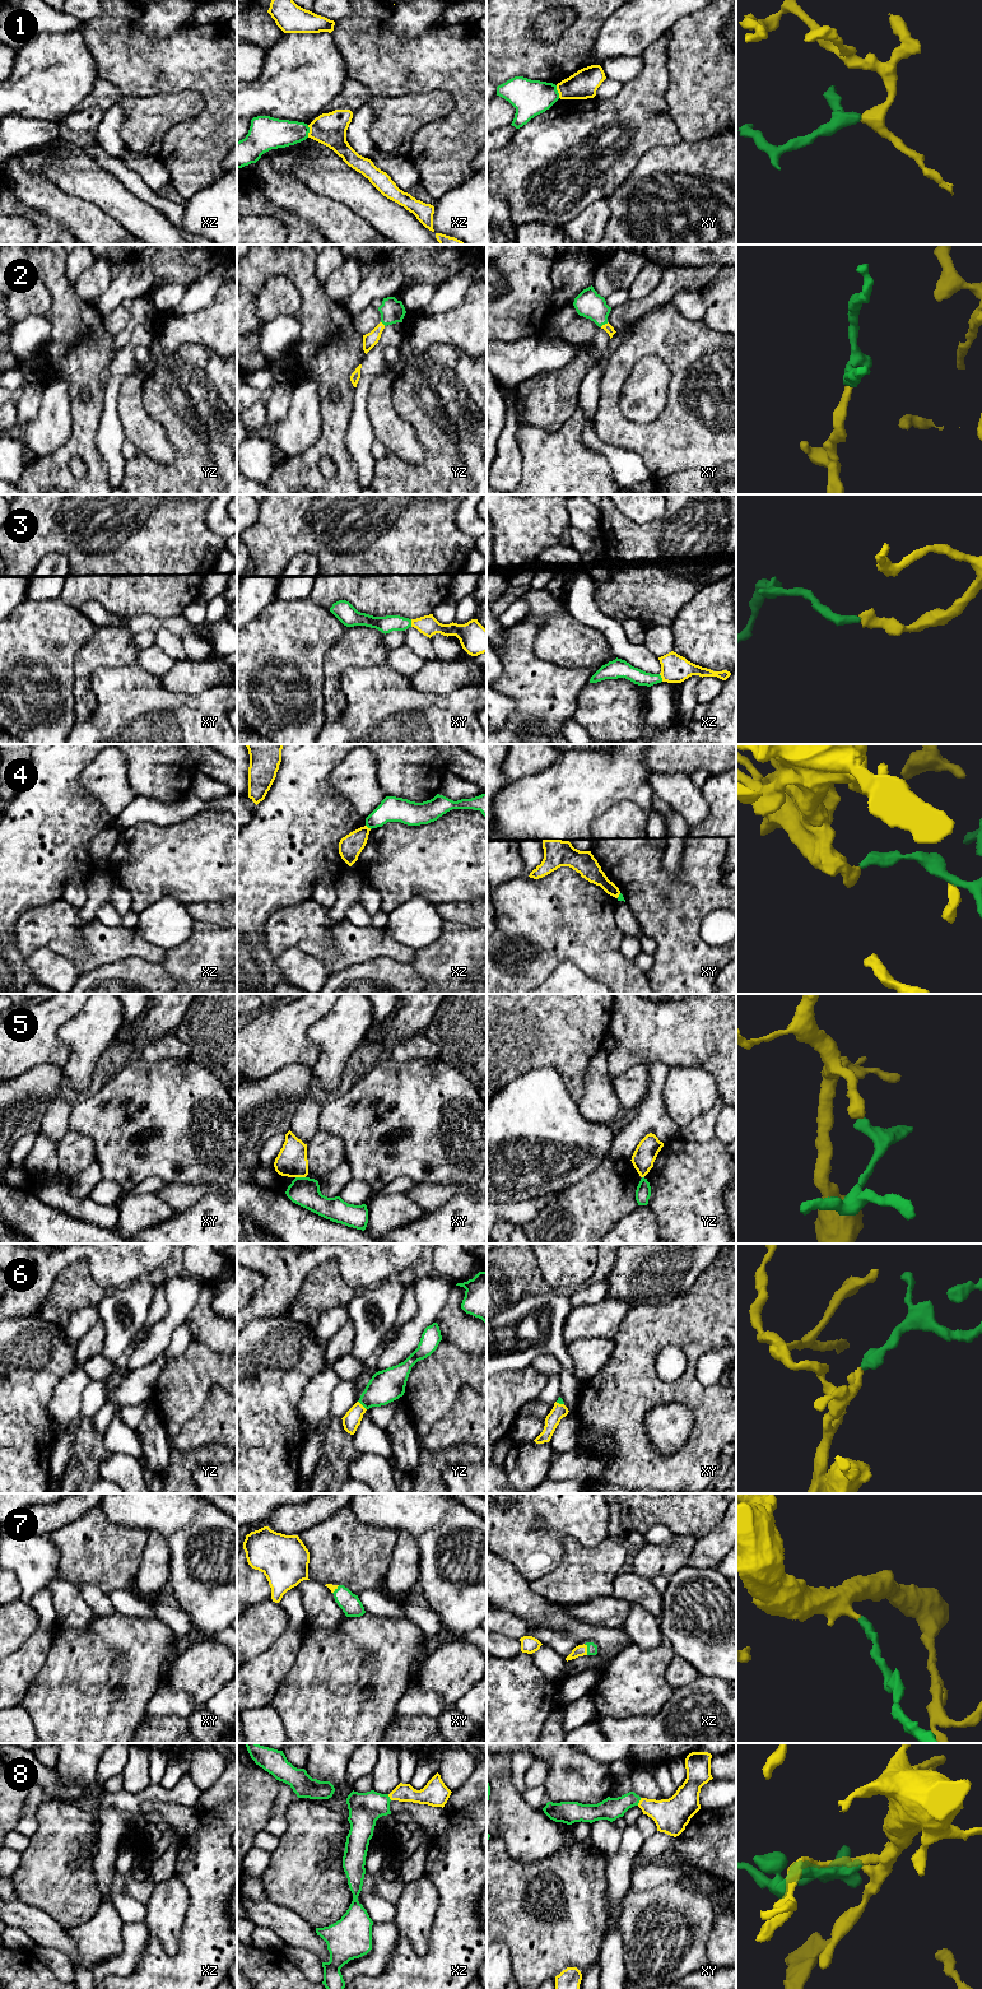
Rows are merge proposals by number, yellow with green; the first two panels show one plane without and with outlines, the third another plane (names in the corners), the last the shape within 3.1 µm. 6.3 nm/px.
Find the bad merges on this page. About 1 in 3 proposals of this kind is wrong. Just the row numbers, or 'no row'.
1, 4, 5

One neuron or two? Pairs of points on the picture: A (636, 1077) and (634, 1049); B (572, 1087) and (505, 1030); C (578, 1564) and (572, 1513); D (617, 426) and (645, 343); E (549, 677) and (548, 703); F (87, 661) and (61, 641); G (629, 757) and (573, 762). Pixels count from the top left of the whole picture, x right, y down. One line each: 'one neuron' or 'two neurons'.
A: two neurons
B: one neuron
C: two neurons
D: one neuron
E: one neuron
F: two neurons
G: one neuron

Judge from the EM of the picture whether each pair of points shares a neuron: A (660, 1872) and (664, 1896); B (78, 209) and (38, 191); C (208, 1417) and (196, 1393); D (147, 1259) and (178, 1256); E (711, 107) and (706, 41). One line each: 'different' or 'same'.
A: different
B: same
C: different
D: different
E: same

